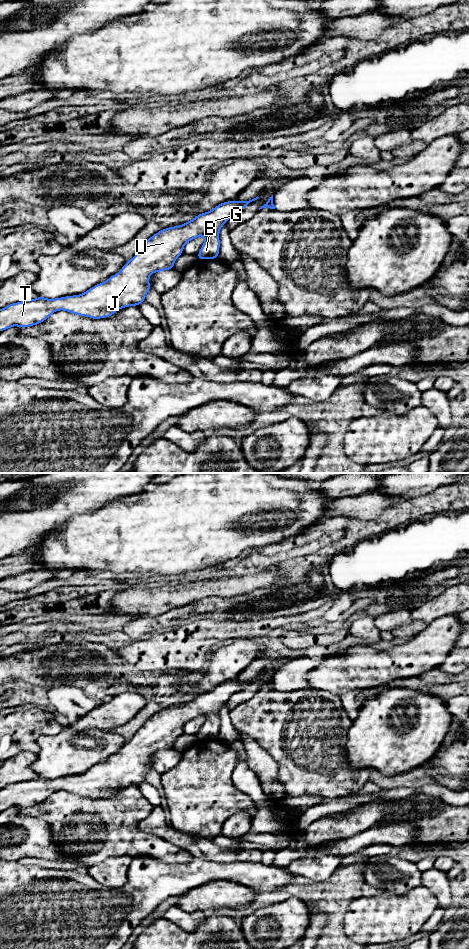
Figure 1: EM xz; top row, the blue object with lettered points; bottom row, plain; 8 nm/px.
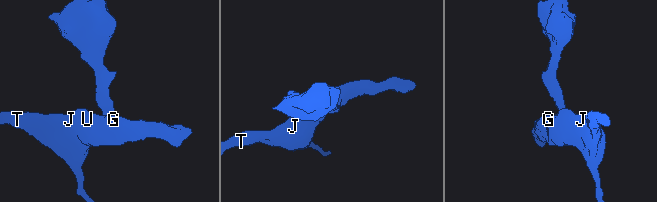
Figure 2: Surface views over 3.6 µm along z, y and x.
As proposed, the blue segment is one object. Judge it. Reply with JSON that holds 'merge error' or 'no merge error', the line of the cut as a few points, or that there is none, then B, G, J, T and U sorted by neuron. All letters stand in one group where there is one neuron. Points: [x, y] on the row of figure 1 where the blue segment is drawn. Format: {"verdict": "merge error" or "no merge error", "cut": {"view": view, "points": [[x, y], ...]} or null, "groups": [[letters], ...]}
{"verdict": "no merge error", "cut": null, "groups": [["B", "G", "J", "T", "U"]]}

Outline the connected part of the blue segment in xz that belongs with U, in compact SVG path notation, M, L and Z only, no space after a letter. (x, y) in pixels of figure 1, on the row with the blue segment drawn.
M258 198L223 202L180 226L157 232L117 274L83 294L55 299L39 296L3 307L0 309L0 332L13 326L26 328L38 325L59 310L101 319L112 316L119 309L138 306L145 302L145 296L152 288L149 284L150 275L174 269L175 260L183 253L183 248L189 241L204 236L205 241L197 259L218 258L220 229L234 213Z

